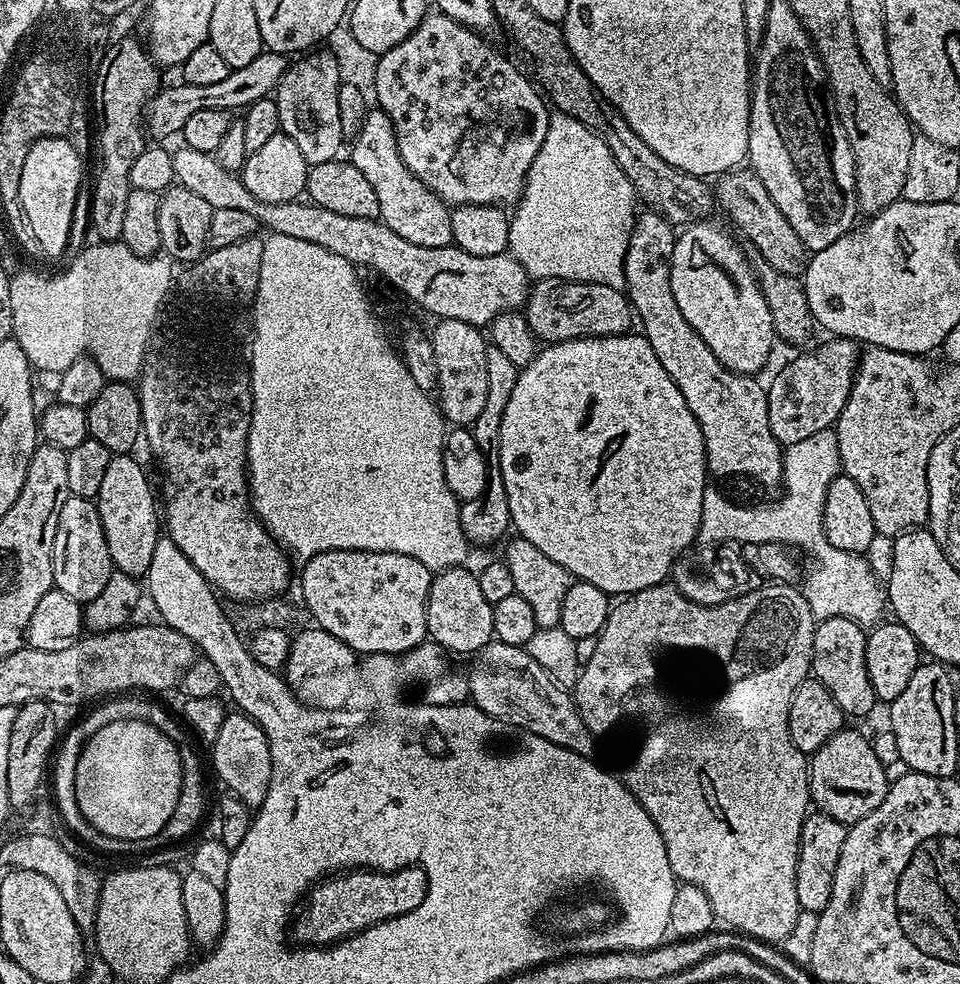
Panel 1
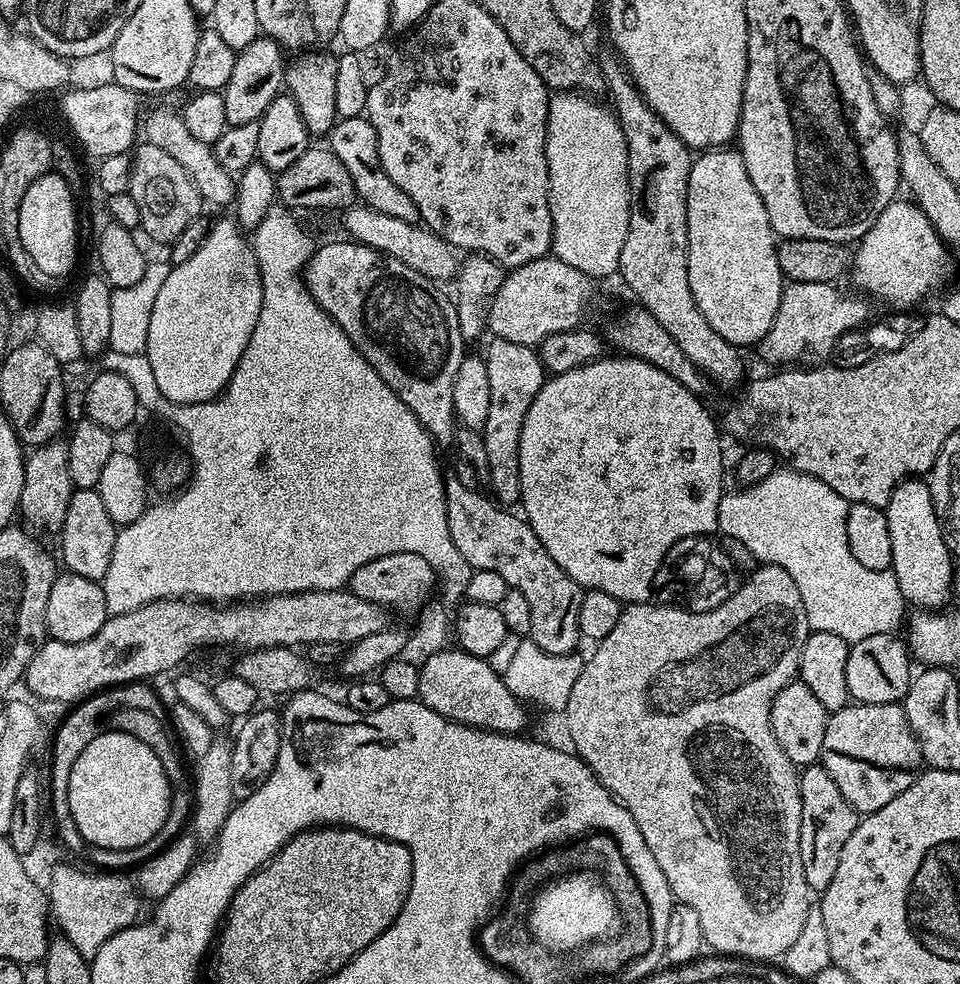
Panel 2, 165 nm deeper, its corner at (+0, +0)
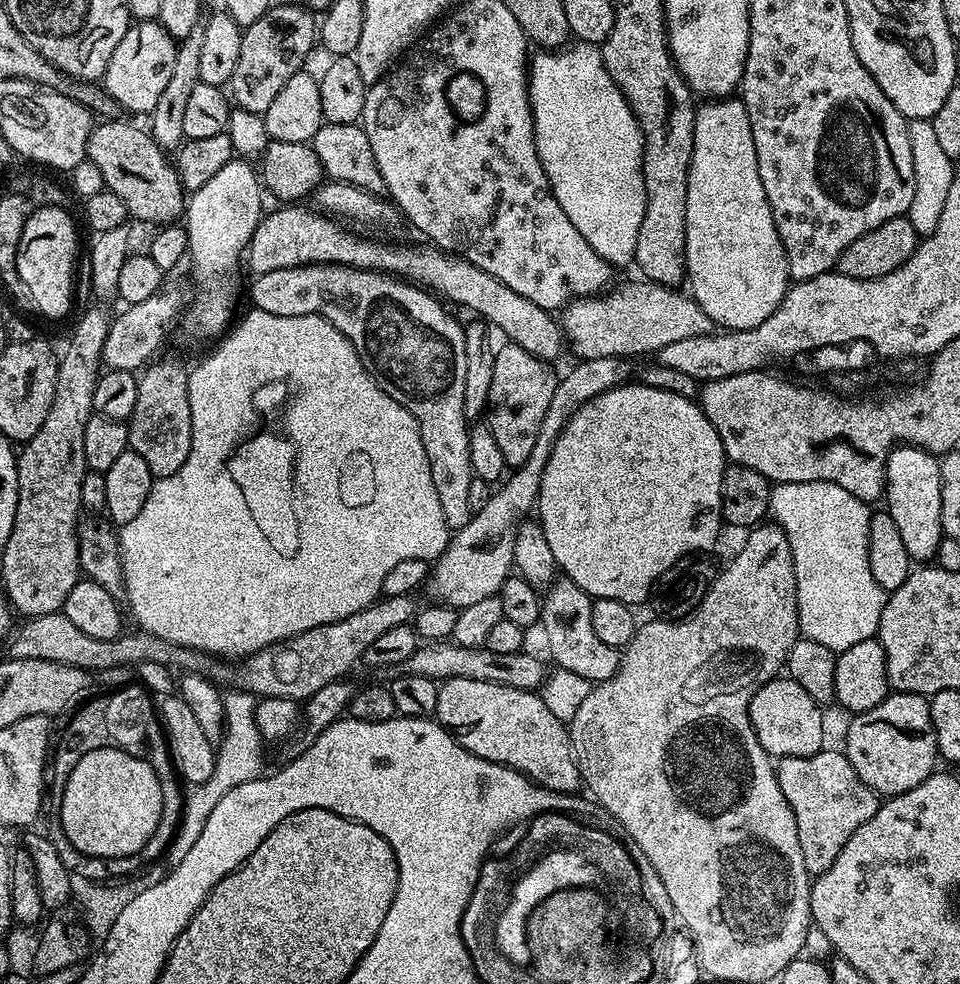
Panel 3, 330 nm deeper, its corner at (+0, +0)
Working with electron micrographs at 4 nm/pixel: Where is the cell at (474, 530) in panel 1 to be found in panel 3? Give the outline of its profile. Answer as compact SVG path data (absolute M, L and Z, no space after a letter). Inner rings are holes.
M511 342L501 345L501 348L495 349L494 382L490 382L486 423L498 441L508 468L515 470L522 467L526 458L530 458L530 450L534 450L542 418L546 418L546 410L550 410L550 398L554 398L558 372L552 369L555 367L549 361L540 360L534 354L522 350L522 346Z

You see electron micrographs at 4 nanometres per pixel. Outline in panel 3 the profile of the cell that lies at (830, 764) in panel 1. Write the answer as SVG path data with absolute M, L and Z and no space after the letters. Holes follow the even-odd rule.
M892 692L878 706L865 712L855 713L848 724L848 733L844 736L842 751L847 756L850 766L881 797L897 796L906 790L914 790L921 782L937 771L938 753L936 735L930 722L929 697L910 694L909 692Z

